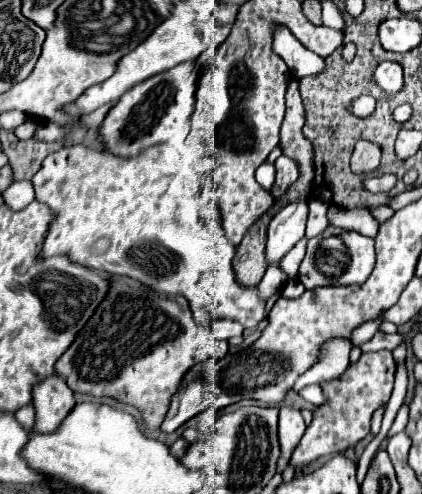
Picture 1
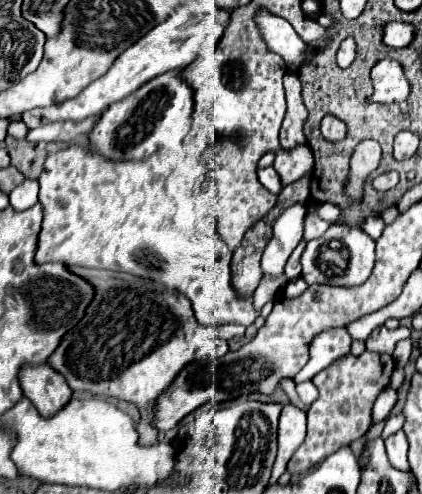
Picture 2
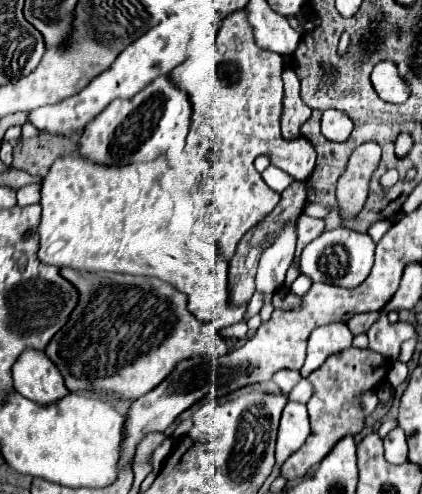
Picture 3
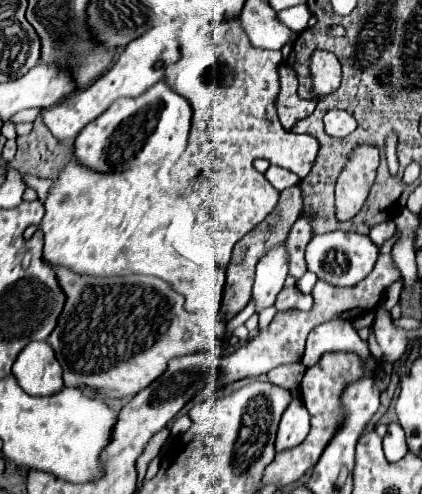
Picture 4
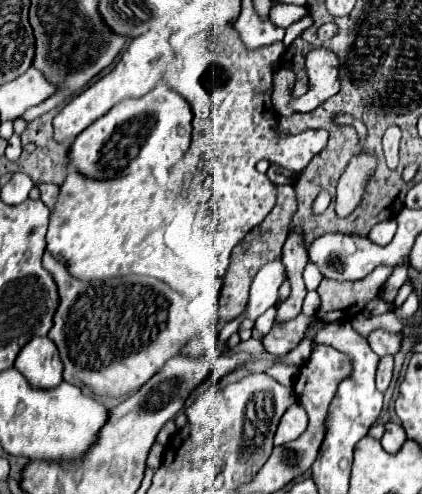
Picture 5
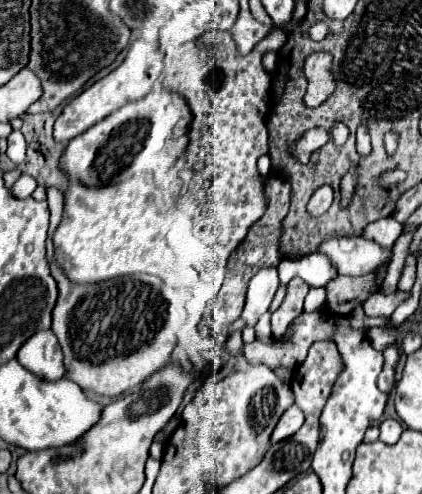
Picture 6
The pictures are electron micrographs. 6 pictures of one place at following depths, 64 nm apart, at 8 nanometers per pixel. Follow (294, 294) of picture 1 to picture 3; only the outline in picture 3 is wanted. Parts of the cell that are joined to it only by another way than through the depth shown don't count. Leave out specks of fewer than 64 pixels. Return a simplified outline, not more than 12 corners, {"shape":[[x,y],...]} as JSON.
{"shape":[[300,274],[292,284],[290,292],[304,296],[310,288],[310,280]]}

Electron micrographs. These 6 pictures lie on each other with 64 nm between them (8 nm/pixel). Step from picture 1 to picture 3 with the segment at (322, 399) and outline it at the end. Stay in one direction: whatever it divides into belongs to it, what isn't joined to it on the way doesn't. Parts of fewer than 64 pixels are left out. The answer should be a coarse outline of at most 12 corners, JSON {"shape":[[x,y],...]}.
{"shape":[[300,380],[288,398],[306,404],[312,396],[312,384]]}

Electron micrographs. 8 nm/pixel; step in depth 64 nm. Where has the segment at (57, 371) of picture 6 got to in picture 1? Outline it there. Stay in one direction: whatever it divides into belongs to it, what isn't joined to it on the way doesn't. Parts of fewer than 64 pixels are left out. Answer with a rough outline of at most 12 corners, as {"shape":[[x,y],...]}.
{"shape":[[58,376],[38,384],[34,432],[56,432],[76,402]]}

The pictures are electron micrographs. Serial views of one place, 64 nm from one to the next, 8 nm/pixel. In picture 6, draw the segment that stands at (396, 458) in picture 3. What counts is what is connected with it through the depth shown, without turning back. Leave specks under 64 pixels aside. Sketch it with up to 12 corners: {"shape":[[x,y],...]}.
{"shape":[[384,420],[380,440],[396,444],[404,428],[396,420]]}

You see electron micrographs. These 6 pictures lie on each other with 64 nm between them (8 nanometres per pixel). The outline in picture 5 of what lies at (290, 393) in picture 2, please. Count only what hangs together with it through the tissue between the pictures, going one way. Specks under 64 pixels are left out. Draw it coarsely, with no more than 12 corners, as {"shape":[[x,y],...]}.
{"shape":[[275,364],[268,369],[280,384],[292,387],[299,368]]}

